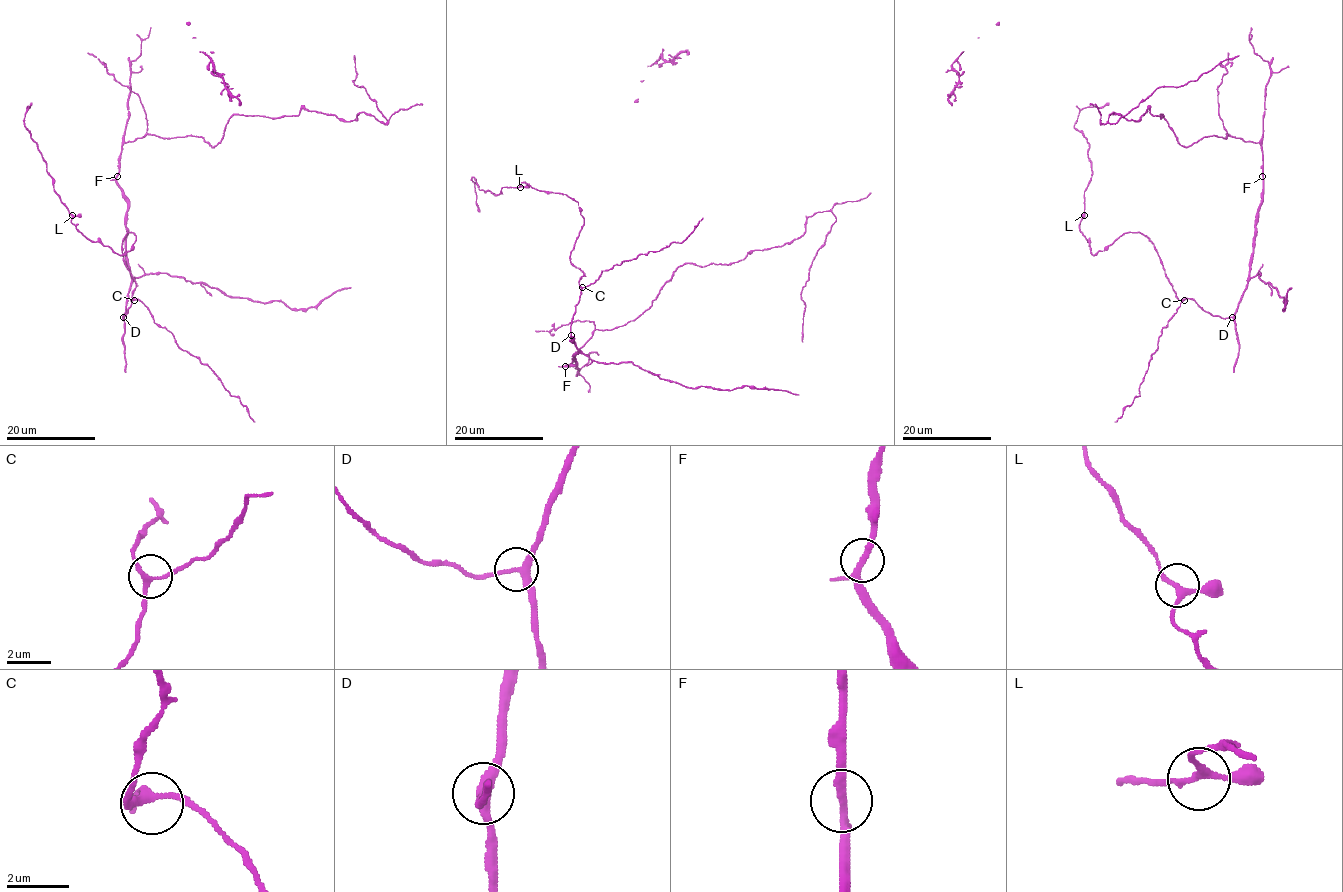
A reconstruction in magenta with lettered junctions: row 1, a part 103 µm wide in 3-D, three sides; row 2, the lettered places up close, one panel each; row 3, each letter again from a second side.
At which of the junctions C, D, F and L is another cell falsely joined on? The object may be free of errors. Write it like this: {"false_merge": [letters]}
{"false_merge": []}

